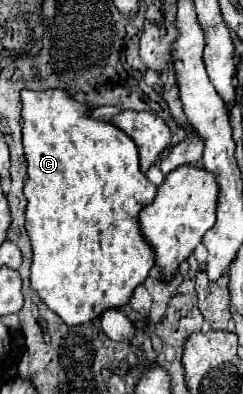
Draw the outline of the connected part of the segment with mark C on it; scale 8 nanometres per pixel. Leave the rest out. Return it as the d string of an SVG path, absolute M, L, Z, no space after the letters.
M22 90L22 142L28 160L26 232L34 252L30 288L68 326L92 322L104 310L128 304L134 288L148 278L154 266L154 250L140 232L138 214L154 200L156 186L140 172L134 142L114 124L94 120L86 112L86 104L72 100L62 90Z

